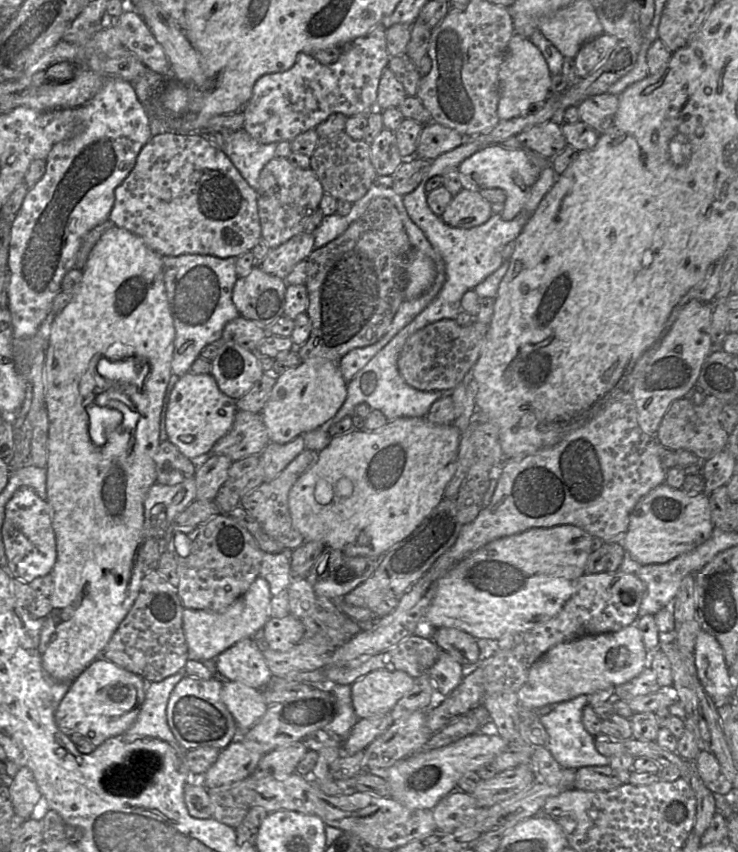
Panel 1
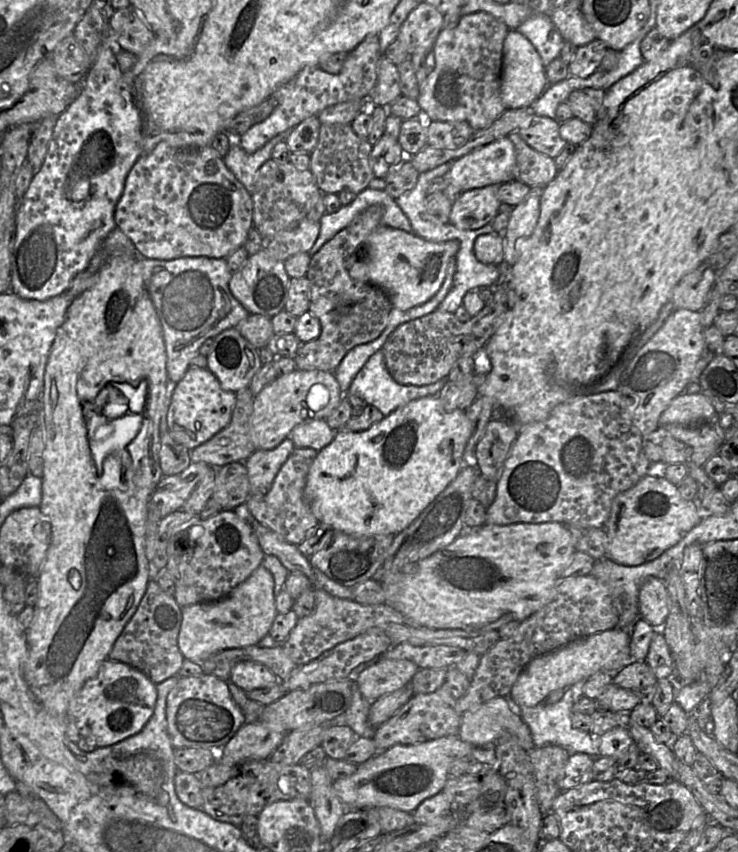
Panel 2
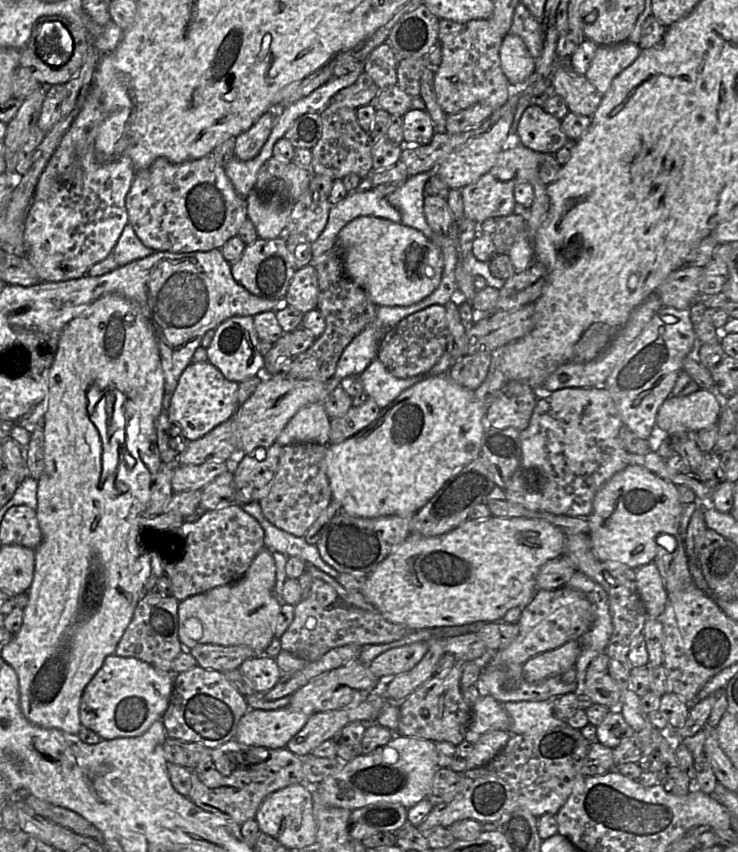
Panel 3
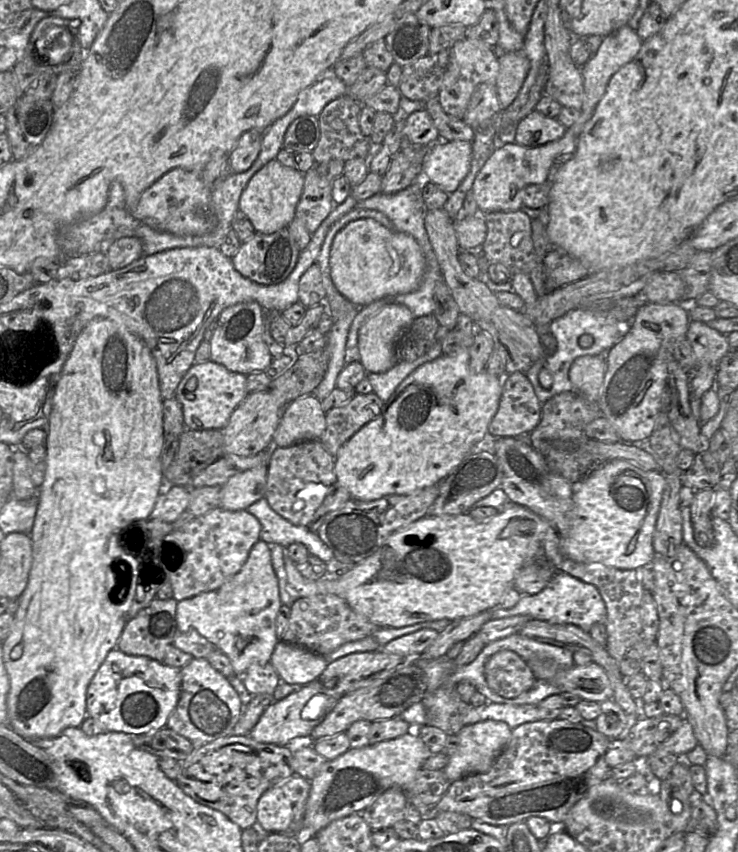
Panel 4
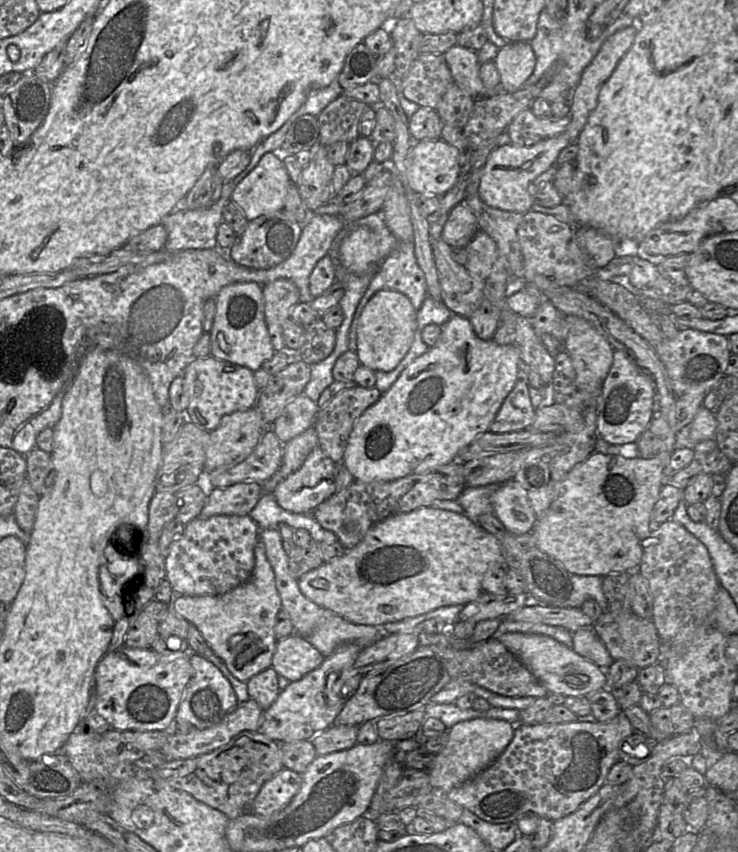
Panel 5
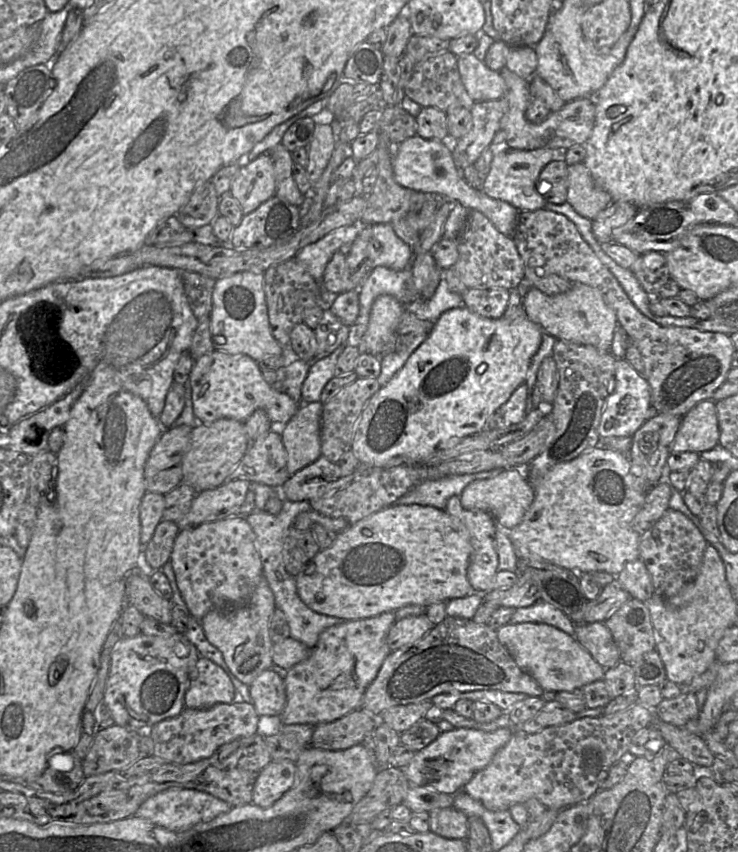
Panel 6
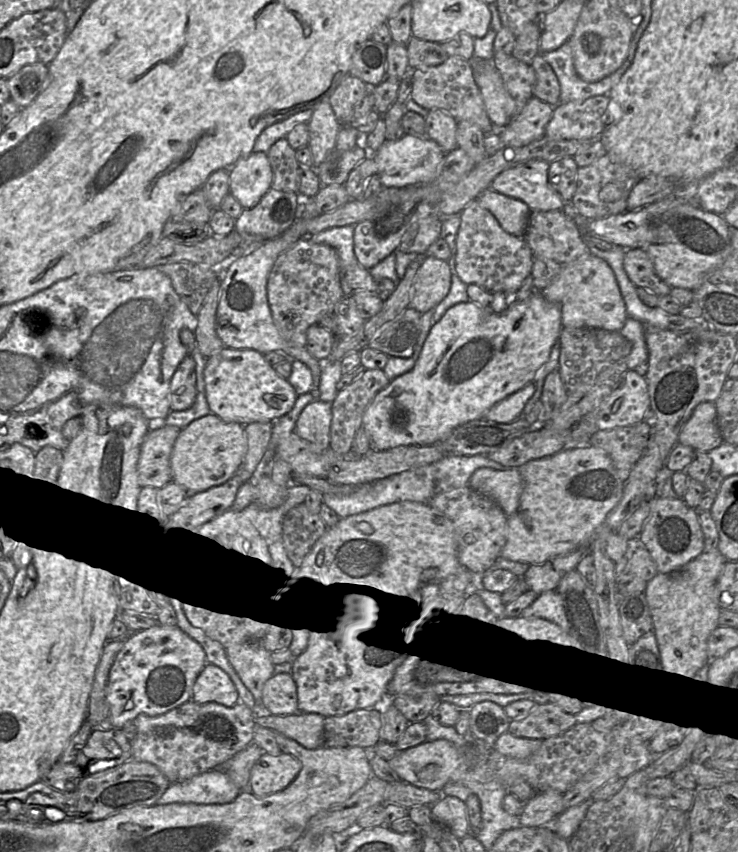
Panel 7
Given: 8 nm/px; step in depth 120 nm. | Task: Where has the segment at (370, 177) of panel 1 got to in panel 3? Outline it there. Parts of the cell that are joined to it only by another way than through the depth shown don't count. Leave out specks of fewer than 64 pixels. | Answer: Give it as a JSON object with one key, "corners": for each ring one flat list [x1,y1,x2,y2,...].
{"corners":[[329,103,320,112,322,123,321,137,310,149,312,175,327,176,333,180,343,179,349,174,356,174,361,179,369,176,374,170,372,165,372,147,374,141,357,121,356,109]]}

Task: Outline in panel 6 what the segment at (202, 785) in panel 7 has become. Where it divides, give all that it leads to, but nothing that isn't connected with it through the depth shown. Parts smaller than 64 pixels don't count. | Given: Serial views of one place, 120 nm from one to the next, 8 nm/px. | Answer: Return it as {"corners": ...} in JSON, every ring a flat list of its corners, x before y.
{"corners":[[170,787,143,802,136,815,160,826,196,825,229,811,231,806,209,793]]}

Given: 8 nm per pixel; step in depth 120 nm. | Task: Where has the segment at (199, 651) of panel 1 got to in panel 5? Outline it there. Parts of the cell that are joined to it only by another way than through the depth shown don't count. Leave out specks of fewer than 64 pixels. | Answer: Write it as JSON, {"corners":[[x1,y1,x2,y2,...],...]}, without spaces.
{"corners":[[259,539,254,557,255,565,249,579,232,590,218,595,175,595,172,602,174,612,193,624,233,676,244,682,271,667,277,642,276,616,282,608,275,575]]}

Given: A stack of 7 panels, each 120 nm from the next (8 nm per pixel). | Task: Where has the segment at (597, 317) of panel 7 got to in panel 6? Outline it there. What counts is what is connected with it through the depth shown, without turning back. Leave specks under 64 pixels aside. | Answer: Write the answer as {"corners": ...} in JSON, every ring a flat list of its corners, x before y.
{"corners":[[573,283,569,291,548,296,530,287,523,297,523,305,526,317,557,340,591,345,603,352,610,351,618,321,599,290,582,283]]}

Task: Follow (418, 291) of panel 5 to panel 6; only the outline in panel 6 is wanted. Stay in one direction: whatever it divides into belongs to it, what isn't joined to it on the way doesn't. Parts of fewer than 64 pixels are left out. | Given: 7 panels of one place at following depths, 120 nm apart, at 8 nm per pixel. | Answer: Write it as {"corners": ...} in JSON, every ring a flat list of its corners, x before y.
{"corners":[[385,266,375,267,358,288,359,315,352,325,352,333,348,346,362,348,362,337,369,322,370,312,374,300,380,295,391,295,404,306,418,297,413,288,413,276,410,268,395,271]]}

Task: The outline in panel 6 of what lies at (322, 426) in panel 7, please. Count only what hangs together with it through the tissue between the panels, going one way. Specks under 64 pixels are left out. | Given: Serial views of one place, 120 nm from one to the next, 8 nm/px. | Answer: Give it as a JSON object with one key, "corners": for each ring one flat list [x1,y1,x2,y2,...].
{"corners":[[320,402,300,405,294,416,281,430,287,453,287,470,290,476,317,460,321,454]]}

